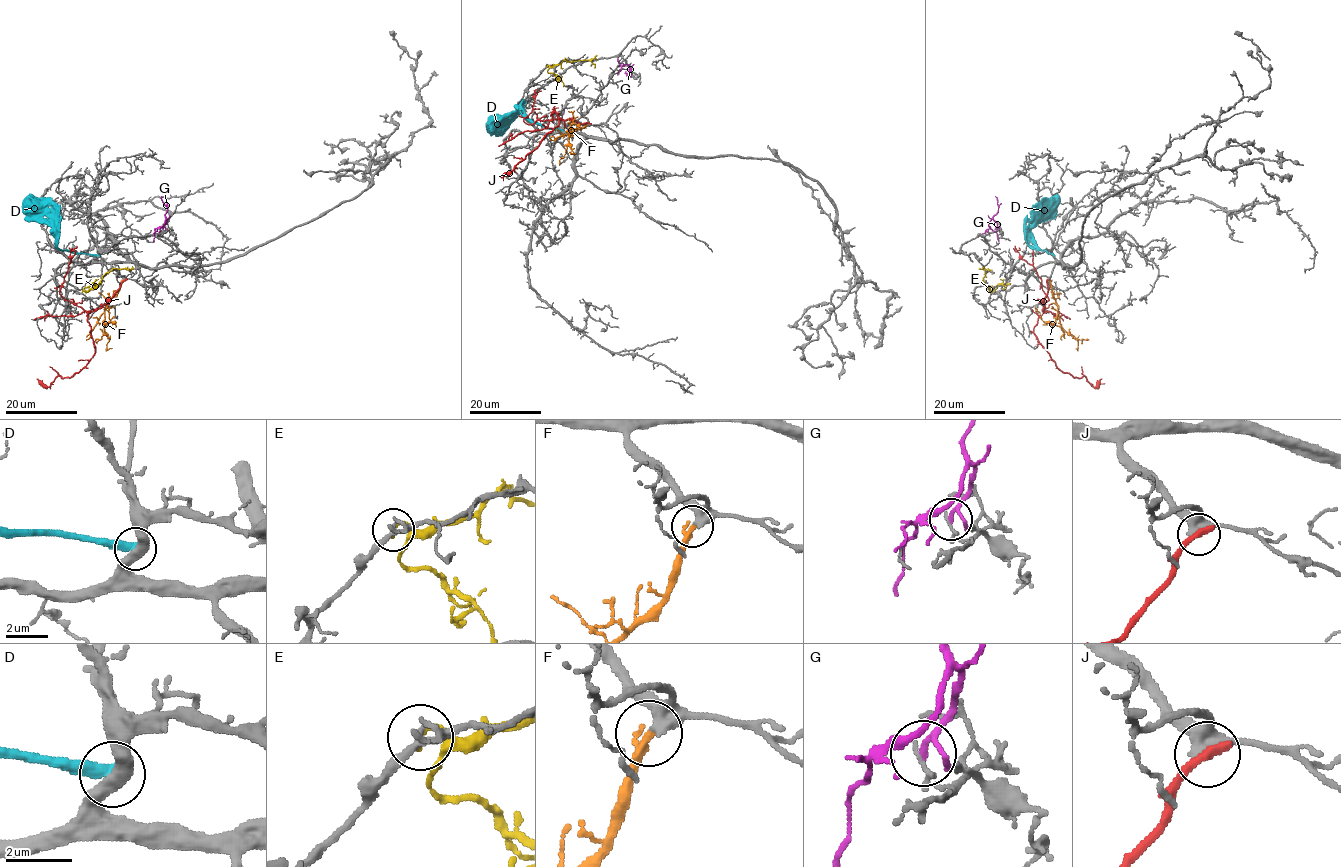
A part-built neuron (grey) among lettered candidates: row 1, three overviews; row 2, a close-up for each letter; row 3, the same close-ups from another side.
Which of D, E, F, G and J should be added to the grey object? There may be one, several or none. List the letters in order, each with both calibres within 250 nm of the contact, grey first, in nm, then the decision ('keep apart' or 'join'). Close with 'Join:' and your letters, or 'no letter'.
D: 420 nm thick on the grey side, 420 nm on the other; keep apart
E: 170 nm thick on the grey side, 190 nm on the other; keep apart
F: 320 nm thick on the grey side, 280 nm on the other; join
G: 150 nm thick on the grey side, 120 nm on the other; keep apart
J: 340 nm thick on the grey side, 360 nm on the other; keep apart
Join: F

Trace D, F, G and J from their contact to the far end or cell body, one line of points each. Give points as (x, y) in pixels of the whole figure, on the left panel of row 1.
D: (98, 256), (61, 250), (53, 227), (40, 214), (39, 206), (26, 196)
F: (122, 280), (104, 312), (104, 333), (109, 339), (107, 348), (112, 348)
G: (162, 228), (166, 219), (159, 226), (153, 241)
J: (125, 280), (87, 318), (95, 348), (92, 357), (79, 372), (70, 377), (58, 375), (48, 386), (37, 378)

